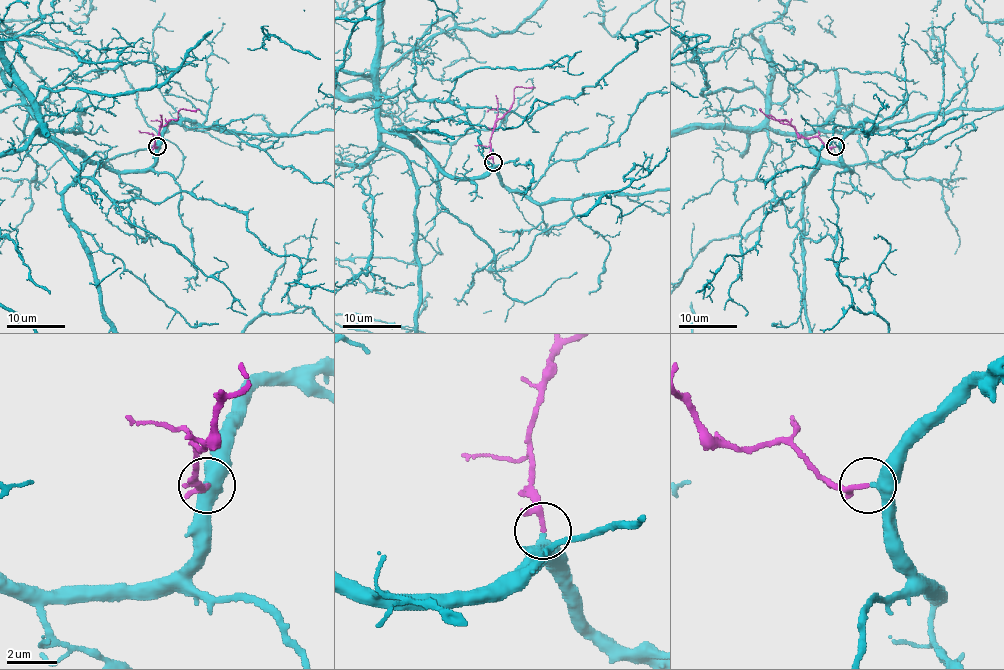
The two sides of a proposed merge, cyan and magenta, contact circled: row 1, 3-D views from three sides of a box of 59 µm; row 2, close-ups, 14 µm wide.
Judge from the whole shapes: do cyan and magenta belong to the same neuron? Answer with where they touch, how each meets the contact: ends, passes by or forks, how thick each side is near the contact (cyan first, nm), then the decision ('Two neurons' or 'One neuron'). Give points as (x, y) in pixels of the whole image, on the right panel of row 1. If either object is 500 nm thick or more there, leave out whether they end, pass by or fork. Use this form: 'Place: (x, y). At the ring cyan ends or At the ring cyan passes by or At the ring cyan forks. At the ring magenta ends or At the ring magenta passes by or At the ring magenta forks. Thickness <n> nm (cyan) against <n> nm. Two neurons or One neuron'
Place: (835, 146). At the ring cyan passes by. At the ring magenta passes by. Thickness 400 nm (cyan) against 150 nm. One neuron

